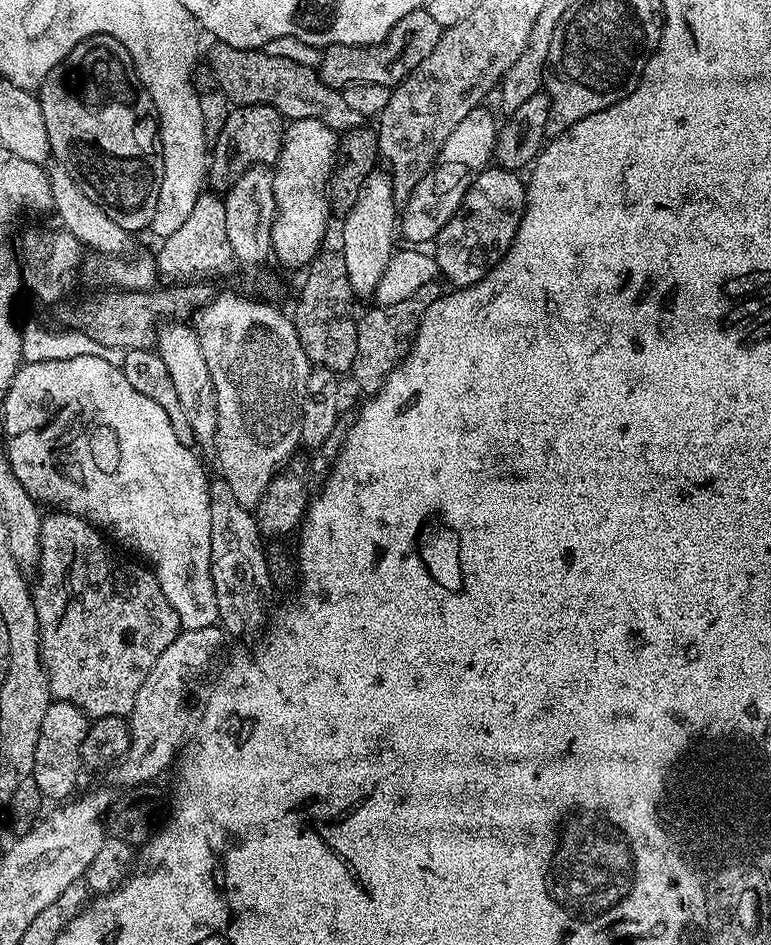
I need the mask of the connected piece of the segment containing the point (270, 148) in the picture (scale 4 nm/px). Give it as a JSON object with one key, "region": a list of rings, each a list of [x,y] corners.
{"region":[[[242,104],[233,107],[226,118],[226,126],[222,126],[219,141],[210,148],[207,187],[213,193],[224,194],[236,183],[245,168],[254,164],[275,165],[284,145],[285,127],[285,117],[269,104]]]}

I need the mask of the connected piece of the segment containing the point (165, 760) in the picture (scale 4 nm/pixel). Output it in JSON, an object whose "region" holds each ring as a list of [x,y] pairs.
{"region":[[[217,625],[199,630],[181,629],[175,640],[166,646],[135,695],[134,706],[128,715],[131,742],[126,756],[118,762],[120,764],[112,774],[114,781],[124,786],[144,784],[173,765],[190,732],[186,706],[188,686],[194,676],[207,668],[222,638],[224,639],[223,631]]]}

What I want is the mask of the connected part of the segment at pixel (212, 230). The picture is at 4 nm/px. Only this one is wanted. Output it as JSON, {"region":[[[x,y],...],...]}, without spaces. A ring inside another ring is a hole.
{"region":[[[202,194],[194,202],[194,211],[190,218],[174,234],[163,237],[160,253],[154,257],[154,263],[161,273],[174,279],[192,276],[195,272],[216,272],[228,263],[233,263],[232,247],[226,238],[226,210],[224,201],[216,194]]]}

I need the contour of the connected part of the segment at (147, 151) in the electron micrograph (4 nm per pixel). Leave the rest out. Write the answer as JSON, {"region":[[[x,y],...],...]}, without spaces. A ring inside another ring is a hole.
{"region":[[[91,36],[78,42],[78,46],[74,46],[74,50],[70,50],[70,54],[66,54],[66,58],[62,58],[62,62],[58,62],[58,66],[54,66],[54,70],[50,70],[48,77],[40,81],[38,99],[42,106],[42,118],[46,118],[46,134],[50,138],[52,156],[60,159],[57,161],[71,174],[74,182],[78,182],[78,186],[82,186],[82,194],[86,194],[86,198],[90,198],[90,202],[94,202],[109,213],[112,220],[118,222],[118,226],[122,226],[122,230],[139,234],[143,228],[144,231],[151,229],[154,210],[158,206],[158,198],[161,195],[160,187],[164,169],[164,153],[160,150],[160,121],[156,115],[156,105],[150,98],[146,86],[136,77],[134,62],[126,50],[126,46],[122,42],[118,42],[116,36]]]}

